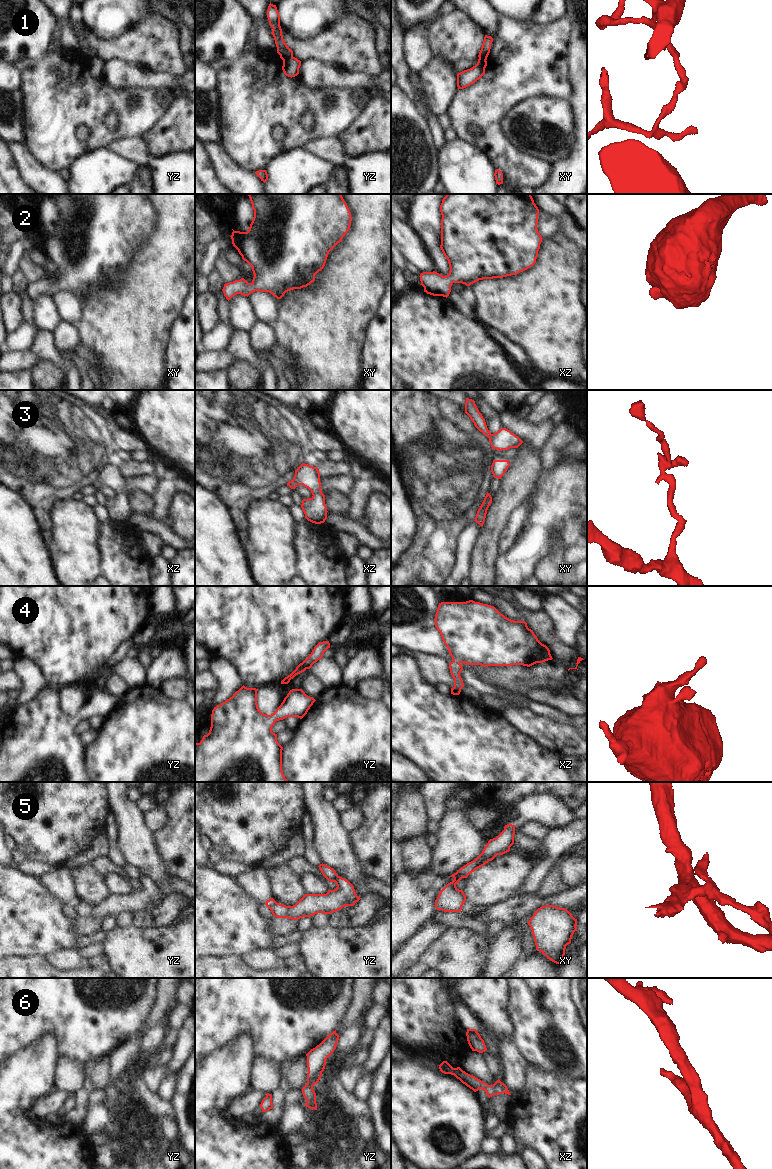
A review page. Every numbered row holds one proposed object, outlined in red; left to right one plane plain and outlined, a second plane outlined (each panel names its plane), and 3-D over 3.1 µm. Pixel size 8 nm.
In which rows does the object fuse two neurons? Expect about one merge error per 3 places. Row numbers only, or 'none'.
1, 5

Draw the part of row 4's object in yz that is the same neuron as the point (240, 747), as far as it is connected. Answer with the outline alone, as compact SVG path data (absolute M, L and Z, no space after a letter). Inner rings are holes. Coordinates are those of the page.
M243 685L232 697L214 707L209 733L203 736L200 743L195 743L195 782L288 782L282 770L283 747L278 743L272 727L276 721L287 717L302 719L316 700L302 689L292 689L276 711L266 715L258 708L257 691Z

